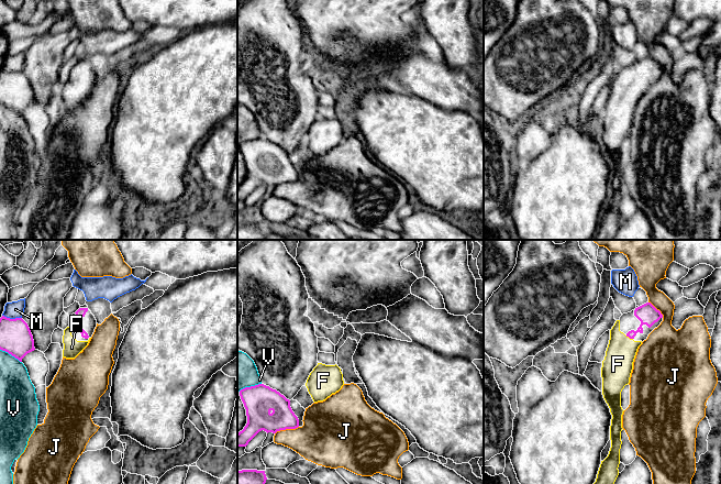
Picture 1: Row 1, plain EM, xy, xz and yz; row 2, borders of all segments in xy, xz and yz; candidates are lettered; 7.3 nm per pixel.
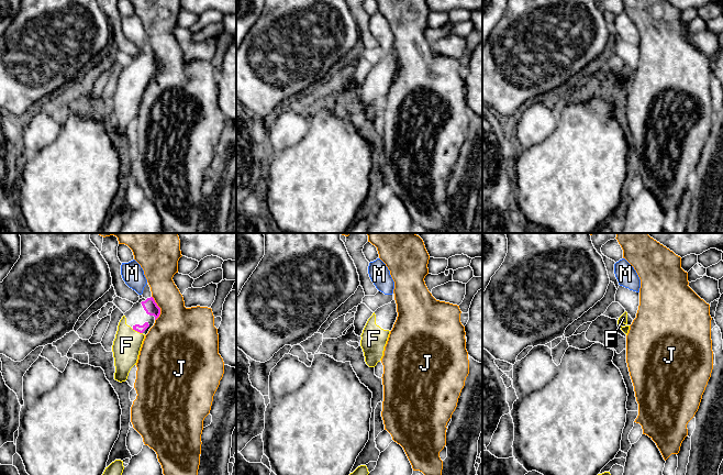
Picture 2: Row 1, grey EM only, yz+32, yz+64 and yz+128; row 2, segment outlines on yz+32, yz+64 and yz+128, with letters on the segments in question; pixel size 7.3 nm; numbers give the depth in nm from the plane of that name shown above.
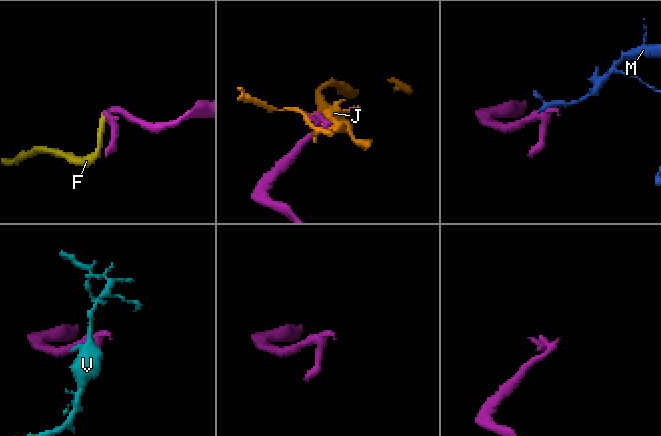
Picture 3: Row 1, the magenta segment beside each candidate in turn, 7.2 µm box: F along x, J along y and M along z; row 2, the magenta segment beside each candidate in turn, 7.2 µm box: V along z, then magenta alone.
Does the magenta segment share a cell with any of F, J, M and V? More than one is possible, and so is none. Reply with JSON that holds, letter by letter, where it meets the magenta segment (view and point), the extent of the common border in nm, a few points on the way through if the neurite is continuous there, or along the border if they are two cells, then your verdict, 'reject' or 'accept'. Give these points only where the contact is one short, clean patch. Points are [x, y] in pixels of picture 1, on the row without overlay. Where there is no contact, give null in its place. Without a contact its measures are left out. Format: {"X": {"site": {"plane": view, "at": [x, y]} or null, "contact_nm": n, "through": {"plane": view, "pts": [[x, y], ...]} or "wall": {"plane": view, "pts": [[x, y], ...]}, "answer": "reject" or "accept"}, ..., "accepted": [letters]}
{"F": {"site": {"plane": "yz", "at": [629, 90]}, "contact_nm": 60, "through": {"plane": "yz", "pts": [[646, 67], [640, 81], [629, 90], [621, 103], [618, 118]]}, "answer": "accept"}, "J": {"site": {"plane": "xz", "at": [286, 182]}, "contact_nm": 190, "answer": "reject"}, "M": {"site": {"plane": "xy", "at": [12, 73]}, "contact_nm": 150, "wall": {"plane": "xy", "pts": [[2, 68], [9, 72], [21, 72]]}, "answer": "reject"}, "V": {"site": {"plane": "xy", "at": [11, 108]}, "contact_nm": 190, "answer": "reject"}, "accepted": ["F"]}

